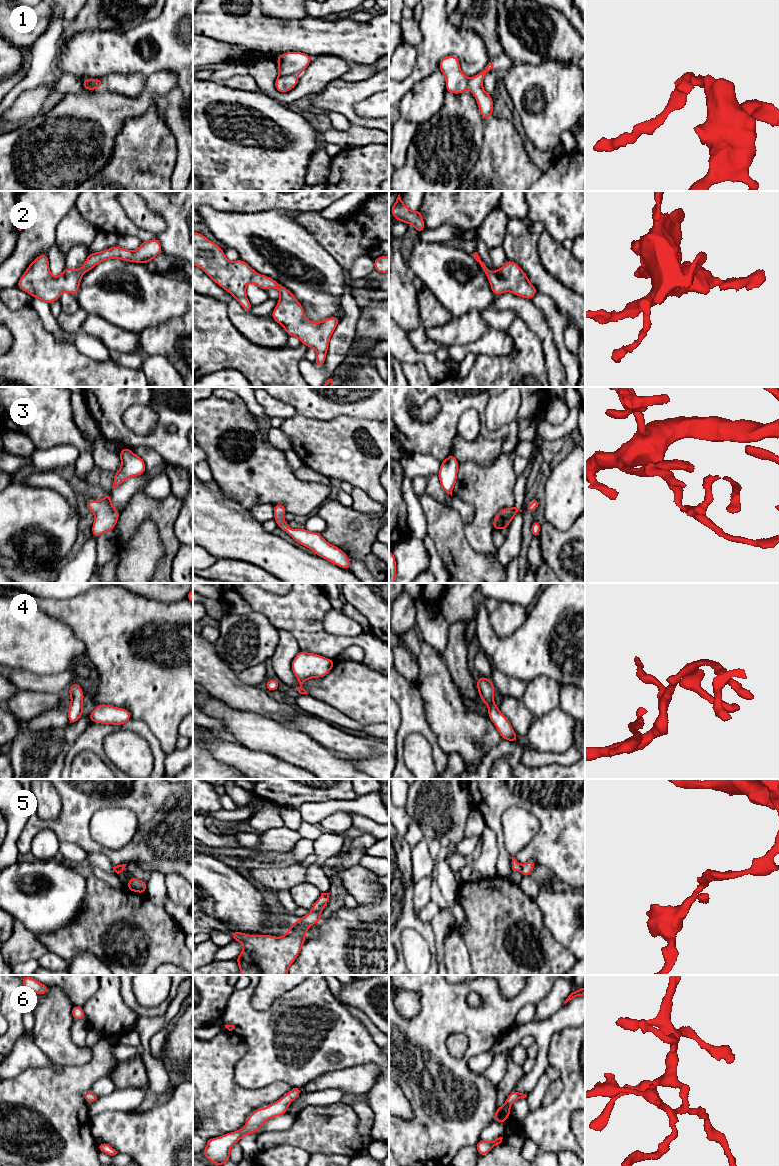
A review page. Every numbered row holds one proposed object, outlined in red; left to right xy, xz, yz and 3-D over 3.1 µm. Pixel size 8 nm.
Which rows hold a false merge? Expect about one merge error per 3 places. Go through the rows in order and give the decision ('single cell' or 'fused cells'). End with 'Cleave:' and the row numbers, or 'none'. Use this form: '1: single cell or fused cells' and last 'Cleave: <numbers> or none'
1: fused cells
2: single cell
3: single cell
4: single cell
5: fused cells
6: single cell
Cleave: 1, 5

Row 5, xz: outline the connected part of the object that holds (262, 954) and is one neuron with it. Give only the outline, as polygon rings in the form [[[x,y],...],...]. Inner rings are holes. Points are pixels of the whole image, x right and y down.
[[[309,911],[280,938],[230,932],[234,941],[243,944],[242,952],[235,959],[240,975],[288,975],[289,966],[303,948],[307,930],[321,919],[320,912]]]

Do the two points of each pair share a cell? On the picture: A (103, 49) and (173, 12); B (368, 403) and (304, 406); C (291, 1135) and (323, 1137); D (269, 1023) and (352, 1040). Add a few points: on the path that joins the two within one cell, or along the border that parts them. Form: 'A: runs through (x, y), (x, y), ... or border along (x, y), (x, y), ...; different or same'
A: runs through (120, 49), (125, 49), (138, 36), (156, 29); same
B: runs through (352, 405), (320, 406); same
C: runs through (299, 1135), (315, 1136); same
D: runs through (290, 1035), (323, 1035), (331, 1038); same

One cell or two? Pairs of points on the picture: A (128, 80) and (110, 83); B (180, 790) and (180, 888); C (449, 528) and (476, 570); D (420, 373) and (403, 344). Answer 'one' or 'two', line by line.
A: one
B: two
C: one
D: two

